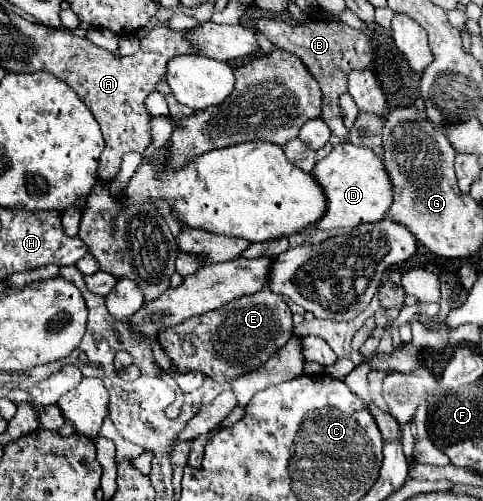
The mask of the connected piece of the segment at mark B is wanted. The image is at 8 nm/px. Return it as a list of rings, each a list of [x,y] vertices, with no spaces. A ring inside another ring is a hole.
[[[259,18],[257,22],[259,32],[263,32],[277,48],[297,54],[315,76],[321,86],[321,102],[323,102],[323,120],[331,128],[333,134],[347,138],[347,128],[343,126],[341,110],[339,110],[339,96],[347,90],[347,72],[357,68],[363,70],[373,60],[373,46],[369,36],[363,30],[345,26],[341,22],[307,22],[307,24],[287,24],[275,18]]]

